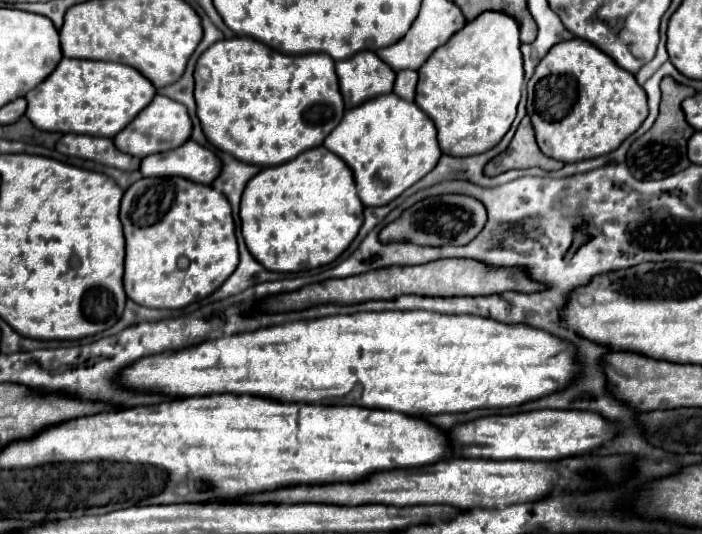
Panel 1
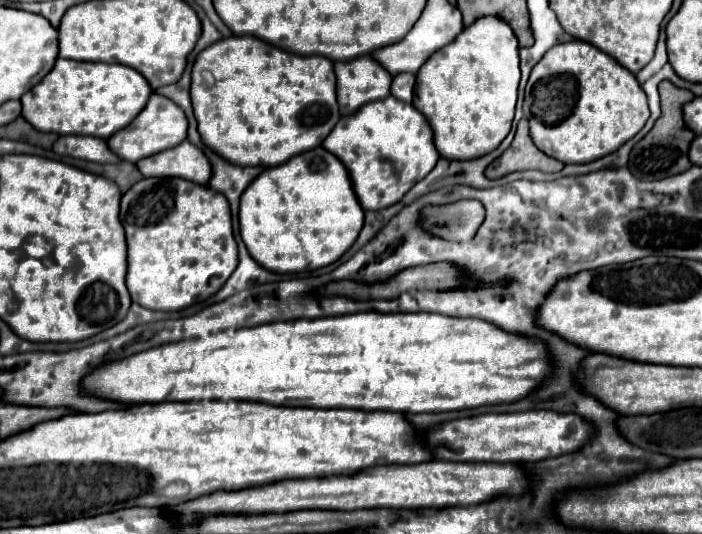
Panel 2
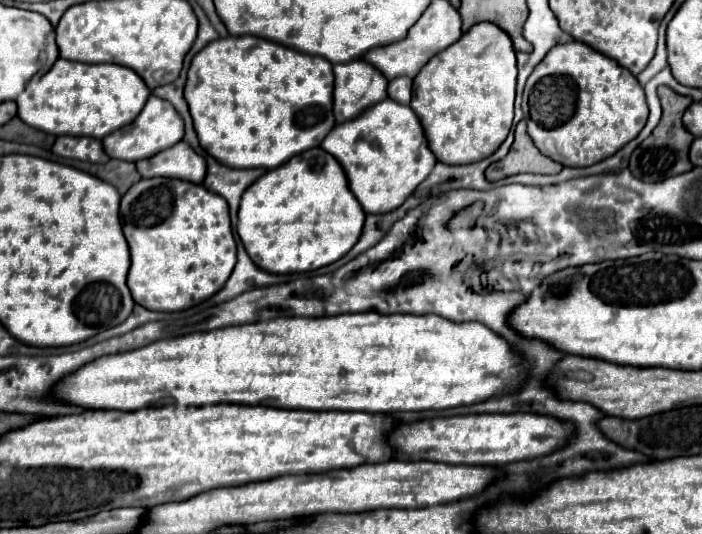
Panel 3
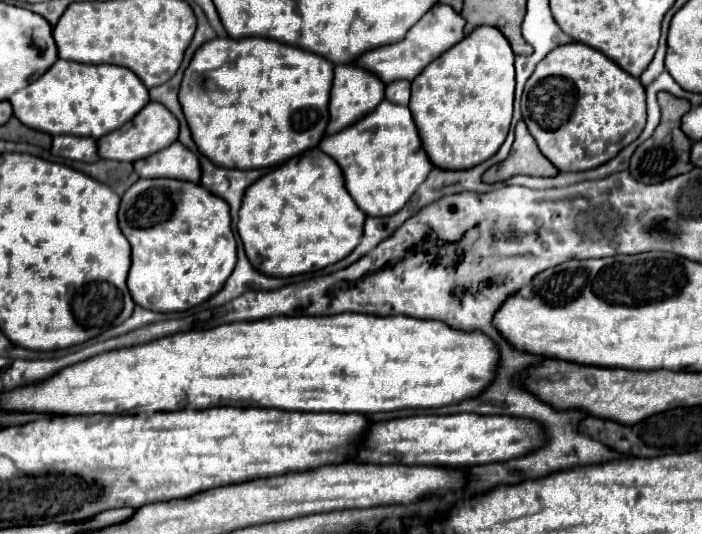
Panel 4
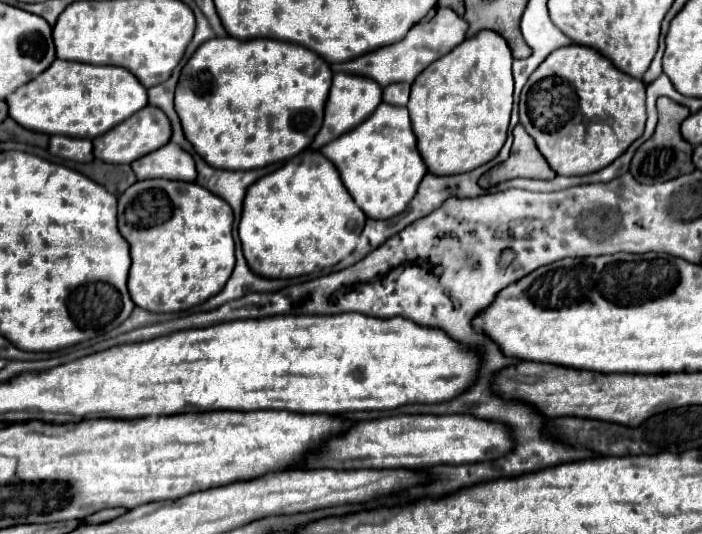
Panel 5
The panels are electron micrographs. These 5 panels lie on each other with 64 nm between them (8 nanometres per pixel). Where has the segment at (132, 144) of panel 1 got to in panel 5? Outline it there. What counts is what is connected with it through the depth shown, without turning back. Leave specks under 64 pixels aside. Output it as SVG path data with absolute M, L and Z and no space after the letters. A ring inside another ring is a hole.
M144 106L140 108L140 112L124 120L124 124L118 124L116 128L108 130L104 136L96 136L96 140L92 140L94 144L92 152L96 158L110 162L110 164L130 164L138 160L140 156L146 156L148 152L154 152L160 146L168 144L170 136L172 136L172 128L170 128L170 120L166 118L166 114L156 106Z

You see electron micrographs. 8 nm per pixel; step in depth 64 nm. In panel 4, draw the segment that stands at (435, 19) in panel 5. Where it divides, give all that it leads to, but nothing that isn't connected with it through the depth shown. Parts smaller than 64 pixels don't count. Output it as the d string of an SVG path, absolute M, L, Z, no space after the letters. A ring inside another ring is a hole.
M434 4L418 20L418 24L404 36L404 40L400 40L396 44L374 48L370 52L364 52L352 64L356 64L358 68L366 68L374 76L378 76L384 84L390 84L392 80L408 80L408 82L412 82L432 60L436 60L448 48L458 44L462 38L464 38L464 18L460 14L456 14L446 4Z

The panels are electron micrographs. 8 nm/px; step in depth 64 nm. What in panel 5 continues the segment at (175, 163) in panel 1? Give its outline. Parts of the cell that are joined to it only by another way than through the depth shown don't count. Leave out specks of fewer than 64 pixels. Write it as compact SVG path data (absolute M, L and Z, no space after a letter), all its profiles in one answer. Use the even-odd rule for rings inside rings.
M168 142L156 152L134 160L130 168L138 180L146 180L152 176L164 176L168 180L196 180L196 166L192 156L174 142Z

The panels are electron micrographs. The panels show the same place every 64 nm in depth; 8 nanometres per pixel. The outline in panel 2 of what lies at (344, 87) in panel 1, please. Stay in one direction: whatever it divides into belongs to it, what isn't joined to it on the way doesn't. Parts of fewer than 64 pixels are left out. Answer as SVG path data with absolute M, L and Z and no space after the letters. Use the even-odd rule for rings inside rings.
M370 56L336 62L334 72L338 78L336 94L342 116L360 110L372 100L382 100L384 96L390 96L392 76Z

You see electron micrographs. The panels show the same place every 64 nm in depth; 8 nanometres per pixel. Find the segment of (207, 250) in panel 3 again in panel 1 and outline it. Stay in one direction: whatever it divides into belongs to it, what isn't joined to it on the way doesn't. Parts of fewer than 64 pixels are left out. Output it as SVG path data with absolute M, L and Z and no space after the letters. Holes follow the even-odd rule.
M142 178L138 182L134 182L122 198L122 206L120 206L120 220L124 226L124 238L126 238L126 272L124 272L124 288L130 300L134 300L140 306L146 308L166 308L166 310L176 310L176 308L184 308L192 302L204 300L206 296L210 296L216 288L220 288L220 284L224 284L224 280L236 270L238 264L238 244L236 244L236 236L234 236L234 220L230 214L230 204L228 200L214 190L212 186L206 184L196 184L192 180L186 178ZM164 200L172 200L172 204L168 206L168 210L164 212Z

